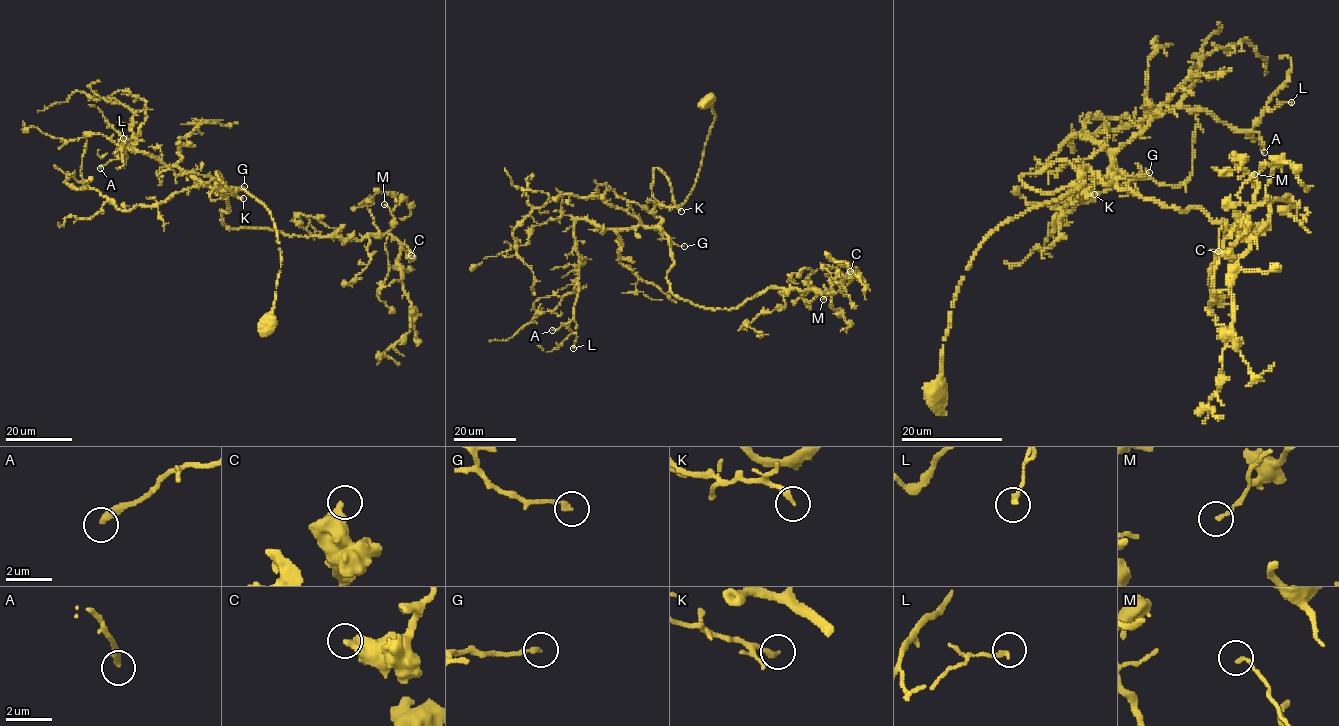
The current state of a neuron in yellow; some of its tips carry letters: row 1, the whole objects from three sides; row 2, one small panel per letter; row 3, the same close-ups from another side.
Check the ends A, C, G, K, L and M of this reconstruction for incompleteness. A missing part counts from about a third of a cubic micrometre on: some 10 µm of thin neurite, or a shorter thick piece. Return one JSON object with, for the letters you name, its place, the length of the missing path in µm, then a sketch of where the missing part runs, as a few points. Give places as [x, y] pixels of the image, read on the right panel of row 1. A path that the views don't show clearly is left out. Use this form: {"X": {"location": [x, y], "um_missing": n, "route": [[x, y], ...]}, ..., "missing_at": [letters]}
{"G": {"location": [1149, 172], "um_missing": 10, "route": [[1149, 172], [1156, 169], [1184, 172]]}, "missing_at": ["G"]}

